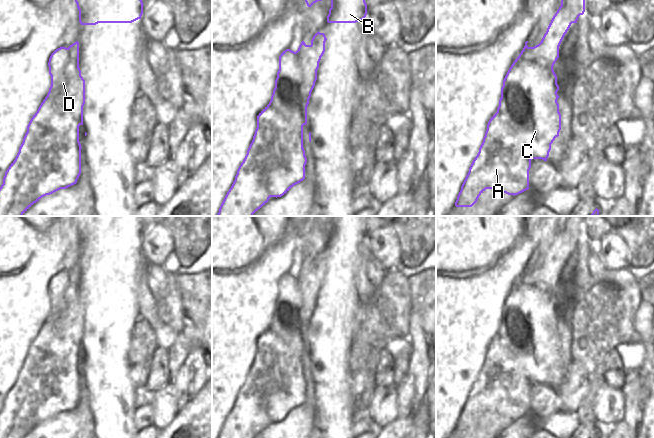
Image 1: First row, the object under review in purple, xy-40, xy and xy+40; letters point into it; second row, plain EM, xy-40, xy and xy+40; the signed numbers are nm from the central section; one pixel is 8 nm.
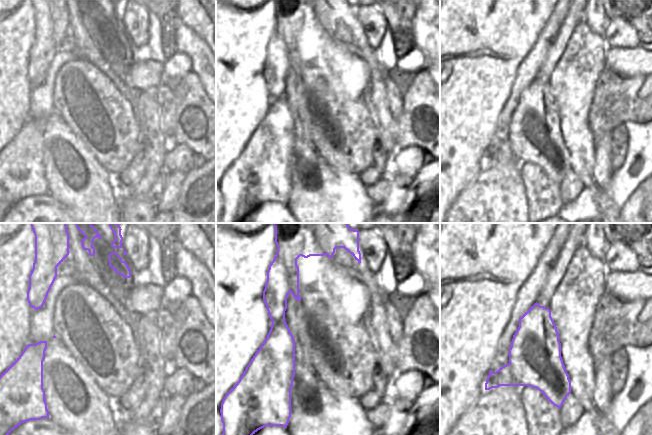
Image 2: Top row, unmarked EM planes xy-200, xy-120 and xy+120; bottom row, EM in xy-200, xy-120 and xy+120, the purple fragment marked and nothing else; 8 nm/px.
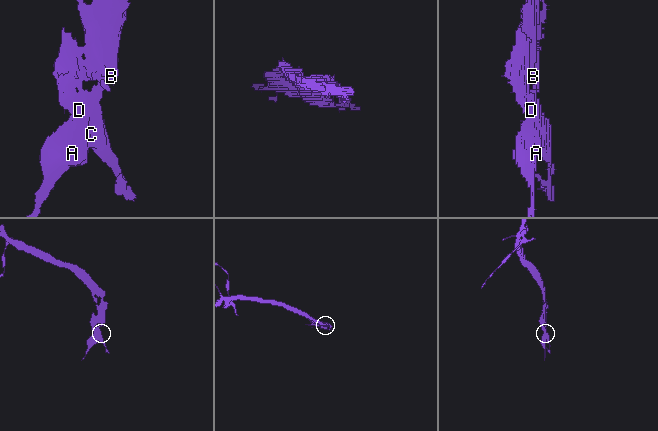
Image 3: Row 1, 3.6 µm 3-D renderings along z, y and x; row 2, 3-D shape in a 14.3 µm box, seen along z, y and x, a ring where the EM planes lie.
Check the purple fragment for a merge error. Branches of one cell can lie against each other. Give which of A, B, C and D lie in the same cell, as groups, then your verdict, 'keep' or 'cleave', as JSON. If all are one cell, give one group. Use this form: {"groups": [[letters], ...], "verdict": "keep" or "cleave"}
{"groups": [["A", "C", "D"], ["B"]], "verdict": "cleave"}

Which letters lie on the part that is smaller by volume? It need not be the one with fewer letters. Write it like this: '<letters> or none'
A, C, D

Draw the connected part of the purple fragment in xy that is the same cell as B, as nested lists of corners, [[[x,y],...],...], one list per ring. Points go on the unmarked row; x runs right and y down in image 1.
[[[305,216],[308,231],[328,222],[331,223],[328,247],[356,247],[367,239],[365,216]]]

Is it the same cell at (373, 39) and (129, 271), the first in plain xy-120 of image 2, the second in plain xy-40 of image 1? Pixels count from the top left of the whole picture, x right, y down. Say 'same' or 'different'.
different

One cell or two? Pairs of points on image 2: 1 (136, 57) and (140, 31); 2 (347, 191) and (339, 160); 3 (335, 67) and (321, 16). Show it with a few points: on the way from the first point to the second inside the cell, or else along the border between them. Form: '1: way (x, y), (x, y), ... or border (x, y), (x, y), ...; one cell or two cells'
1: border (126, 30), (132, 37), (134, 44), (140, 46); two cells
2: way (347, 183), (339, 168); one cell
3: way (333, 54), (330, 44), (330, 29); one cell

